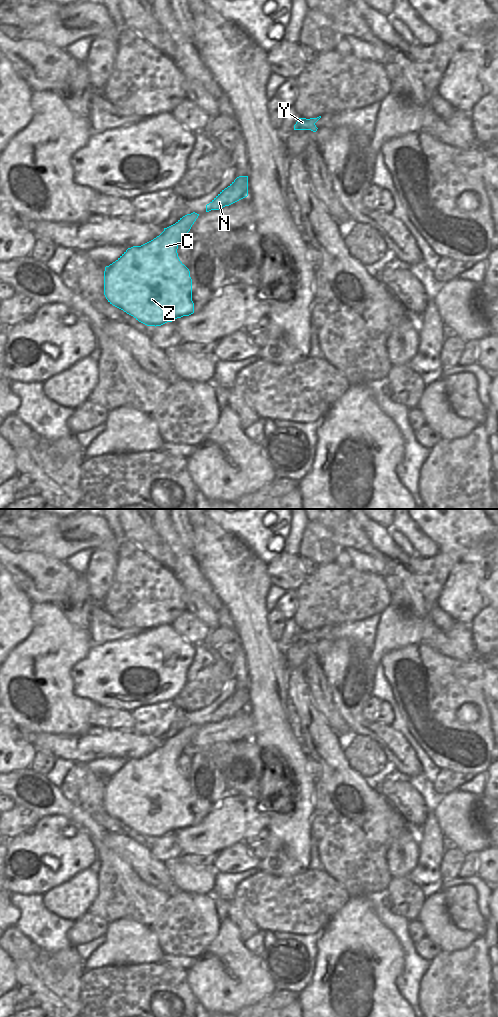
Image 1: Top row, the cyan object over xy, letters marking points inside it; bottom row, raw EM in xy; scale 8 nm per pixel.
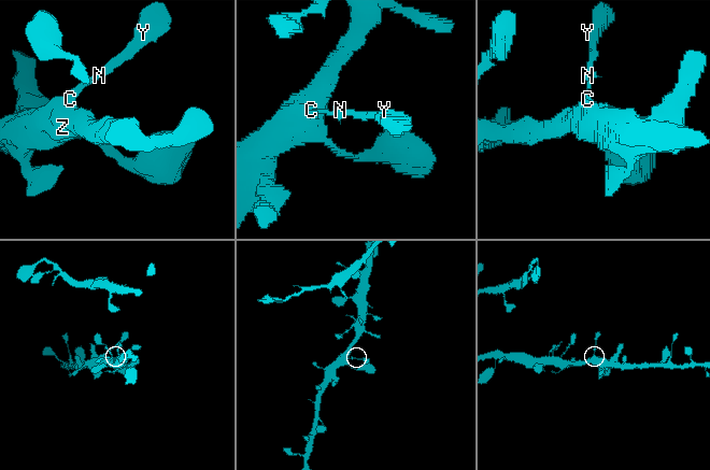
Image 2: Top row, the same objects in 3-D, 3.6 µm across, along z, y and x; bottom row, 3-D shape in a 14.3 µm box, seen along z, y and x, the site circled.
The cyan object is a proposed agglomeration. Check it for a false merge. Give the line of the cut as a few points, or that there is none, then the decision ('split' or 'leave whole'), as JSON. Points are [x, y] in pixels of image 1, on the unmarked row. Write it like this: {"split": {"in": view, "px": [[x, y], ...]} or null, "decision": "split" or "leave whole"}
{"split": null, "decision": "leave whole"}

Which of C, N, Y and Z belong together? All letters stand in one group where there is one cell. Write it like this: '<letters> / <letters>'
C N Y Z

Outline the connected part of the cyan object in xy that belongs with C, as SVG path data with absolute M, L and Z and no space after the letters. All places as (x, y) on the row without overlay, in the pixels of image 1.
M195 724L183 728L175 736L164 740L164 743L153 752L141 758L128 760L115 774L106 778L104 807L108 814L147 838L161 838L177 830L193 826L192 791L189 781L180 773L177 761L198 728L199 726Z

